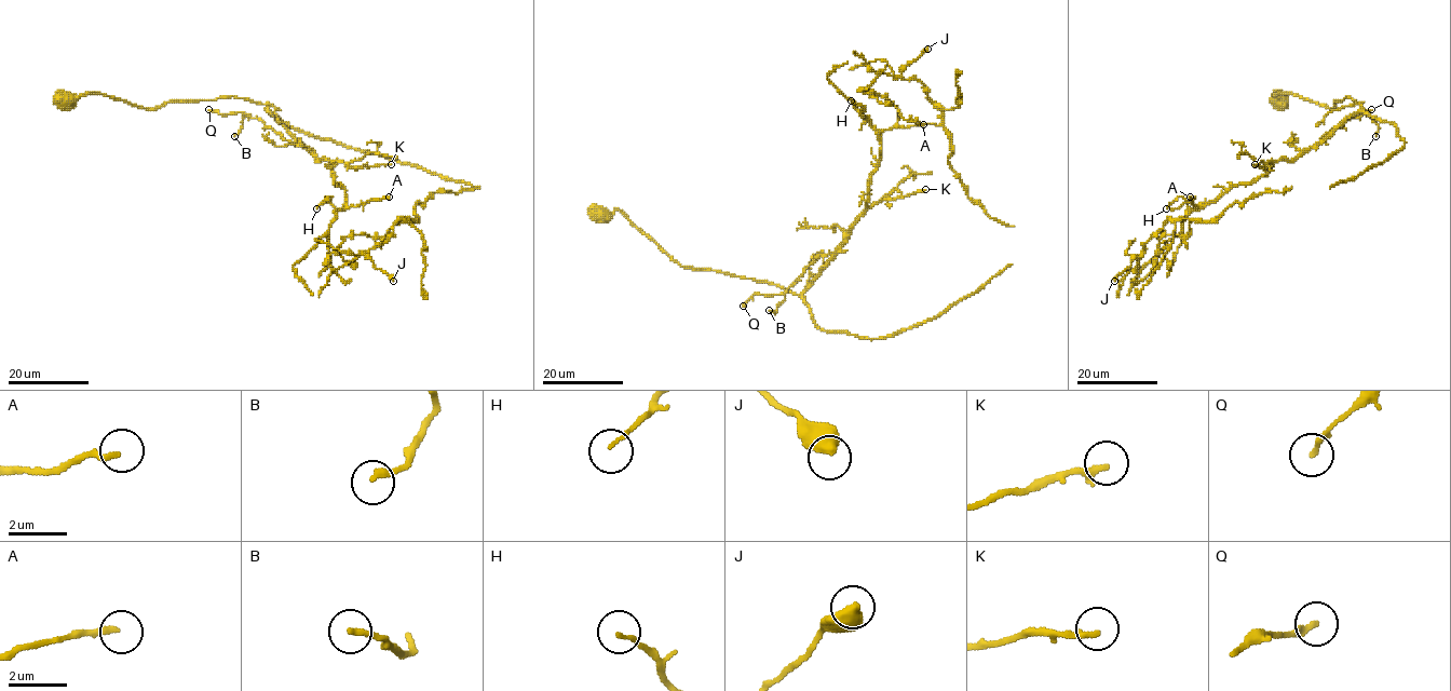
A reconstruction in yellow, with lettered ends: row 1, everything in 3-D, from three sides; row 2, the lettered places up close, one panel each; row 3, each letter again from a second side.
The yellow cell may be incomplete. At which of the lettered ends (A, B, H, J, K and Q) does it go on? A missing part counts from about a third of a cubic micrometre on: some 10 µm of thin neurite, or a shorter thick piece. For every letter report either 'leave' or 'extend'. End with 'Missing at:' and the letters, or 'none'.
A: leave
B: leave
H: leave
J: leave
K: leave
Q: leave
Missing at: none

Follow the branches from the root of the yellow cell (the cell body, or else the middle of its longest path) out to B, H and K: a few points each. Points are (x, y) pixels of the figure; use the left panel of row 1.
B: (62, 102), (70, 105), (98, 93), (150, 108), (244, 97), (263, 104), (298, 143), (249, 114), (234, 136)
H: (62, 102), (98, 93), (144, 108), (224, 96), (263, 104), (344, 189), (340, 208), (328, 197), (316, 208)
K: (62, 102), (70, 105), (98, 93), (150, 108), (244, 97), (263, 104), (319, 160), (355, 167), (391, 164)

